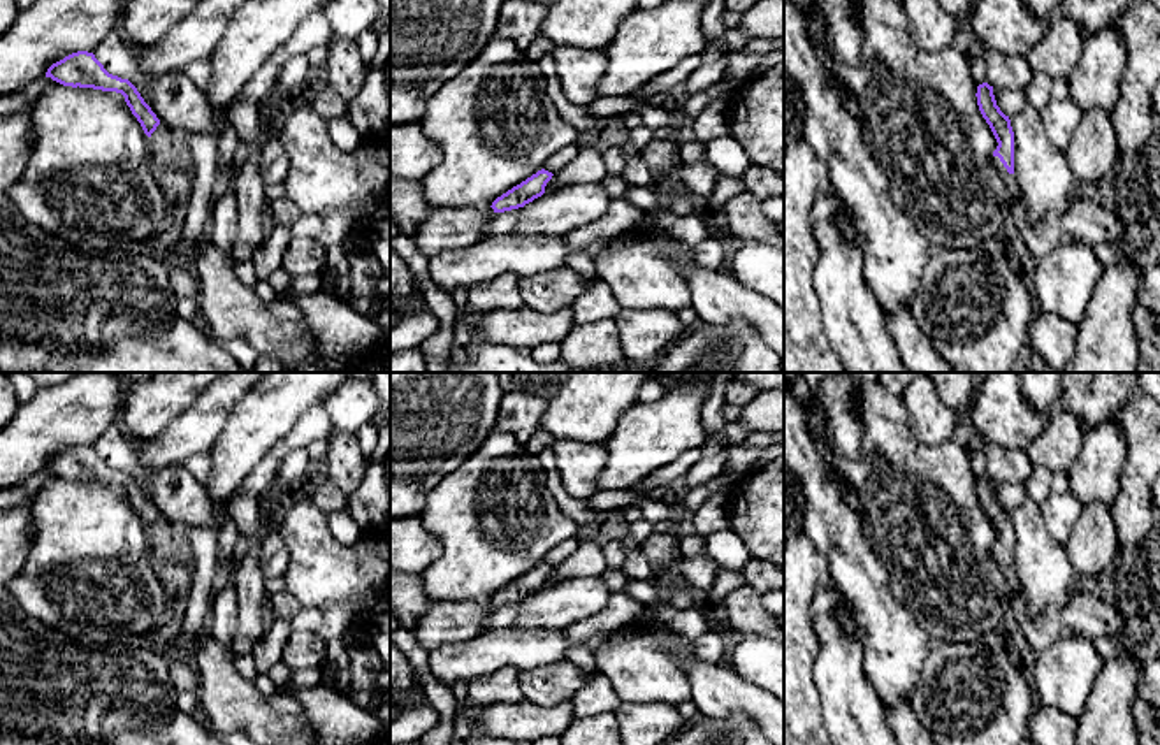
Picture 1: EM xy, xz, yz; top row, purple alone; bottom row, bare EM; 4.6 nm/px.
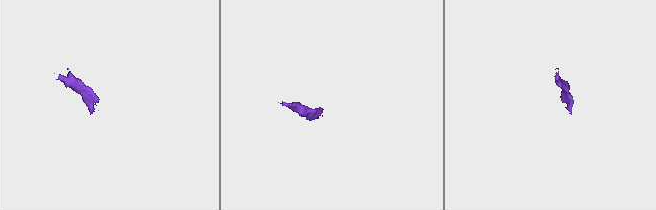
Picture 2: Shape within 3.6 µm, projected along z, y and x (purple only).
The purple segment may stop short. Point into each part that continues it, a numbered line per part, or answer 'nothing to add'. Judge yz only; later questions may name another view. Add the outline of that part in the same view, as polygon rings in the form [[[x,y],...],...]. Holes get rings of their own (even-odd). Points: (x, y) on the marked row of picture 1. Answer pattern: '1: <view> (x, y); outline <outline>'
1: yz (1085, 220); outline [[[991,155],[991,163],[1012,197],[1011,214],[1018,225],[1019,235],[1028,253],[1037,260],[1065,239],[1086,242],[1090,246],[1125,246],[1130,242],[1141,242],[1144,246],[1149,239],[1141,234],[1135,223],[1121,220],[1116,211],[1104,209],[1093,199],[1077,199],[1062,216],[1053,216],[1033,227],[1028,221],[1016,176],[1007,172],[998,156]]]

